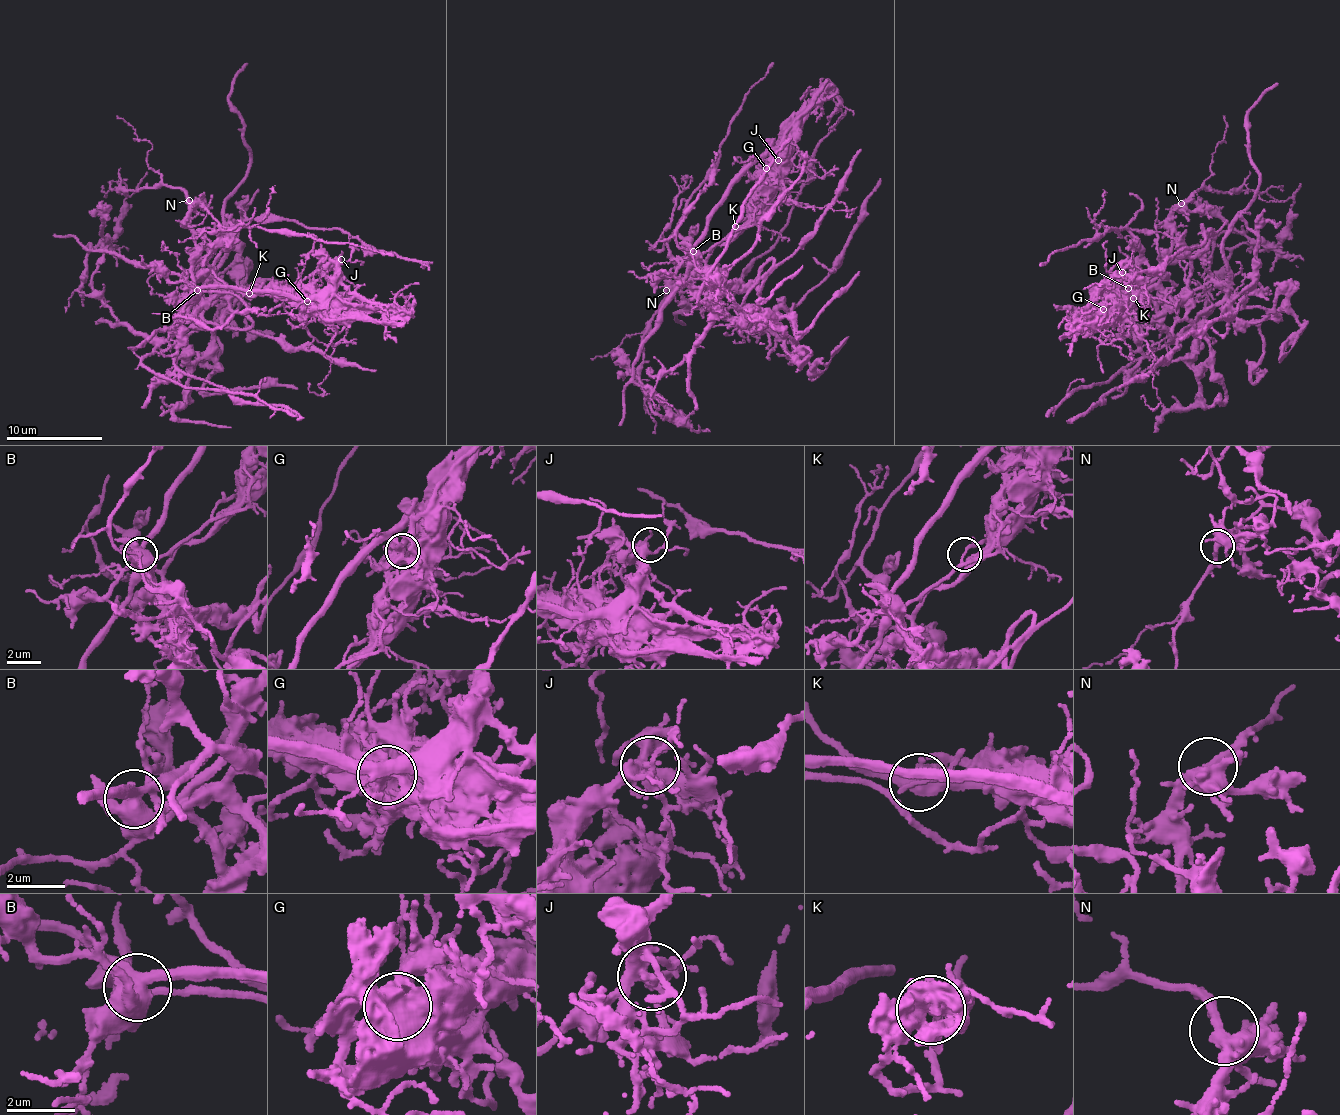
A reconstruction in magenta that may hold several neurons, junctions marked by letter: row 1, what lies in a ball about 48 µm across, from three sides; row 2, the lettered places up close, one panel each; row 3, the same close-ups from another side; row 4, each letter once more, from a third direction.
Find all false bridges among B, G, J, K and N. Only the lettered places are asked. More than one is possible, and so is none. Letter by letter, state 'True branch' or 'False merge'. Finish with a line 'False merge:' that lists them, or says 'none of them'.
B: False merge
G: False merge
J: True branch
K: False merge
N: True branch
False merge: B, G, K

